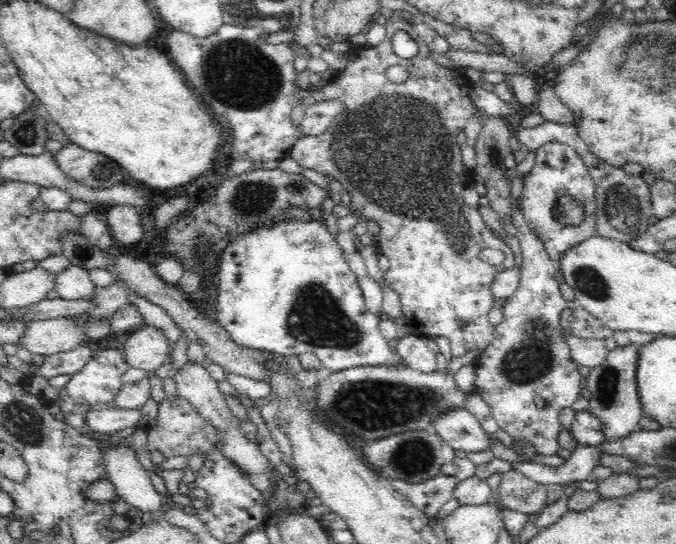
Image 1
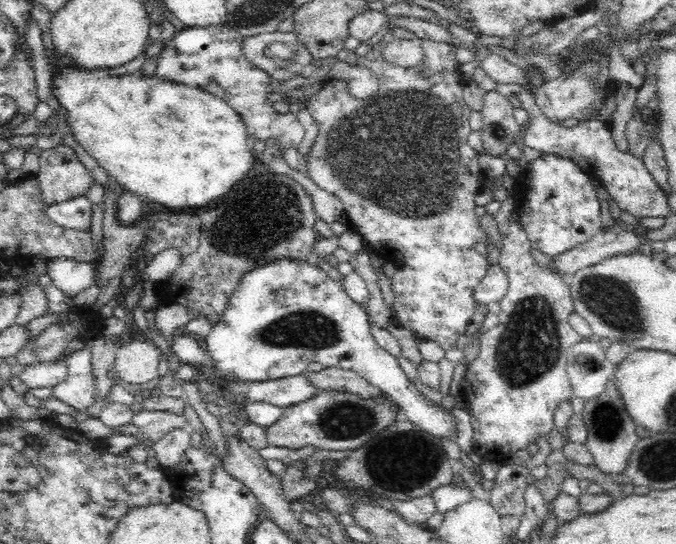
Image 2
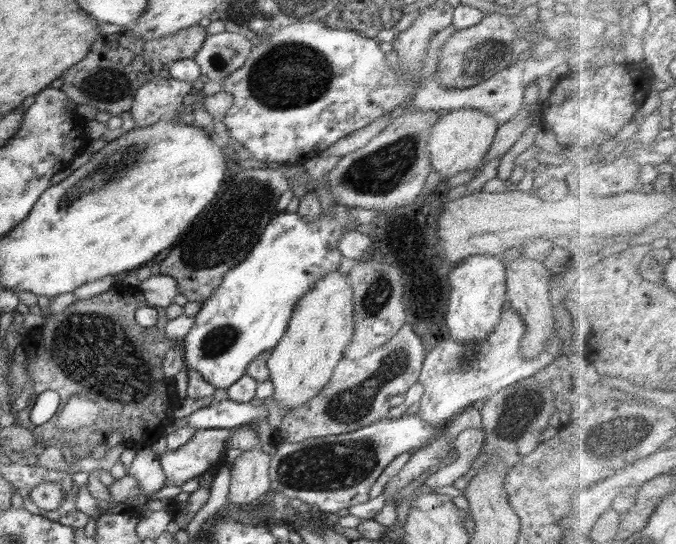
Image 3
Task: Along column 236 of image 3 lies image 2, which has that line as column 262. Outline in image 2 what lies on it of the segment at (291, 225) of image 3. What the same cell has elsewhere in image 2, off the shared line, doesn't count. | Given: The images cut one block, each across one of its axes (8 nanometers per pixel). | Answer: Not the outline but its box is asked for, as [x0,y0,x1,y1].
[205,259,456,440]

